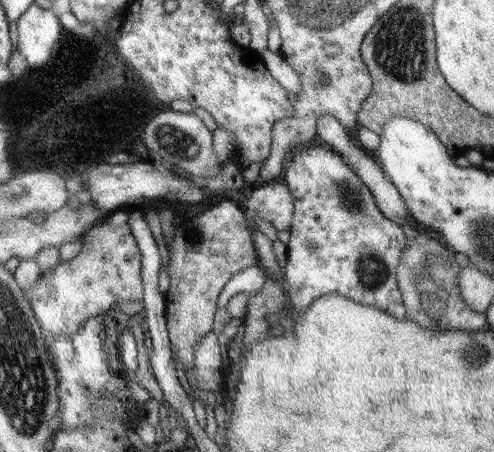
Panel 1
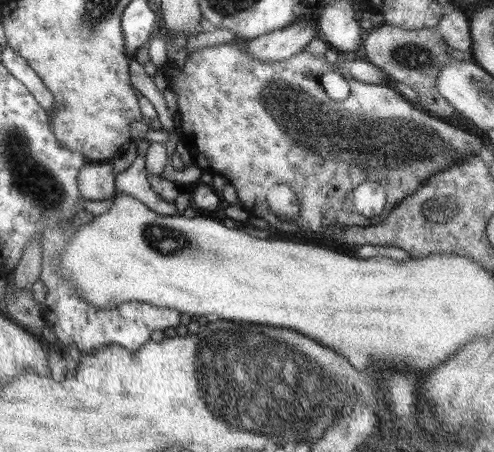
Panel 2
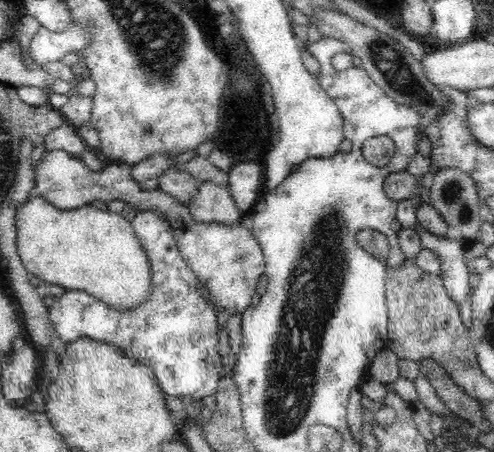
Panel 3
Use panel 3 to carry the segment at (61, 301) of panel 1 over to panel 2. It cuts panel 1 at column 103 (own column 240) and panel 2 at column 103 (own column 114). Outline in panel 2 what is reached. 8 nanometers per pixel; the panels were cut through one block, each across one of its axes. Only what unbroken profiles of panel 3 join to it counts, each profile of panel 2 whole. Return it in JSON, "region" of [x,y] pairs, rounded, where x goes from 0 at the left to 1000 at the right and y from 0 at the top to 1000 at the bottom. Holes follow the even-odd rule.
{"region":[[[180,358],[160,376],[160,429],[180,447],[209,447],[233,434],[233,389],[221,358]]]}

